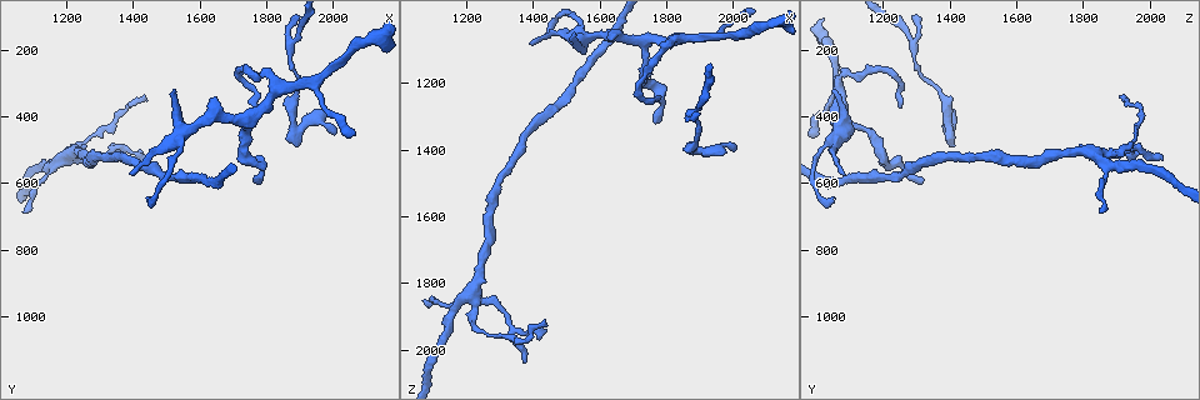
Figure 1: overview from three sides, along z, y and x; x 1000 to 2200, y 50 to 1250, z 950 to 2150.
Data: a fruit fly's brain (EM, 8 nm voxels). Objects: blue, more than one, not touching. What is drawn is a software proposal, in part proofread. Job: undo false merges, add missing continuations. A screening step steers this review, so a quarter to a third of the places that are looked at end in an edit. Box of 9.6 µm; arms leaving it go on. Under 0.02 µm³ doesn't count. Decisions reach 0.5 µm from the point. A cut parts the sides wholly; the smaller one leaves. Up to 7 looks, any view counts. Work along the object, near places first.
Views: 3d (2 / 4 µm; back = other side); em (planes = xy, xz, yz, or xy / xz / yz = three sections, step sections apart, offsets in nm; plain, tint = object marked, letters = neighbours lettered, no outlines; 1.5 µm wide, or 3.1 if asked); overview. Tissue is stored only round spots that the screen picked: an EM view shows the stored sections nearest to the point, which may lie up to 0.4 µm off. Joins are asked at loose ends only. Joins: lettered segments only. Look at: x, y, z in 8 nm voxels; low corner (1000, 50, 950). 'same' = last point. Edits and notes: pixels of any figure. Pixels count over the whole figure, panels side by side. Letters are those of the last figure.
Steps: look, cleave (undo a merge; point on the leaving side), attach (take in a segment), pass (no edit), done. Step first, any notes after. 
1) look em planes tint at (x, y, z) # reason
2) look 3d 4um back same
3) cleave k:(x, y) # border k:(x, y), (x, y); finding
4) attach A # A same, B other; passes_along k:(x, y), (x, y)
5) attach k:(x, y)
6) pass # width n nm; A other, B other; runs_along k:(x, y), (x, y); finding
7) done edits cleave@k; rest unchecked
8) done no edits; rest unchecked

look 3d 4um at (1880, 420, 1390) # abrupt turn

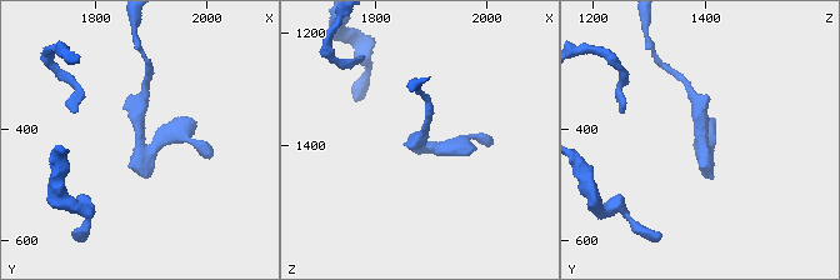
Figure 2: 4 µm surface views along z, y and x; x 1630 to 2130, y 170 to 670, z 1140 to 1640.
look em planes letters at (1885, 425, 1400)

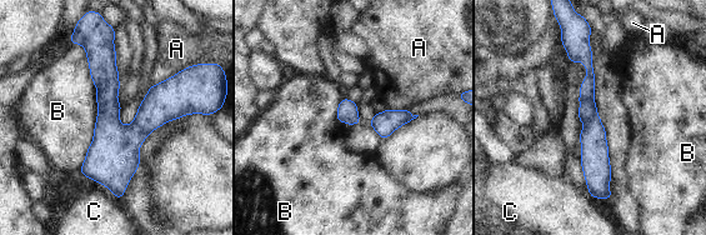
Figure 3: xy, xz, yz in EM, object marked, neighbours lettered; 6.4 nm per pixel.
pass # A other, B other, C other; border 3:(71, 43), (96, 90), (79, 170); all the same neuron

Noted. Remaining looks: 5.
look em planes tint at (1640, 340, 1060) # an open end

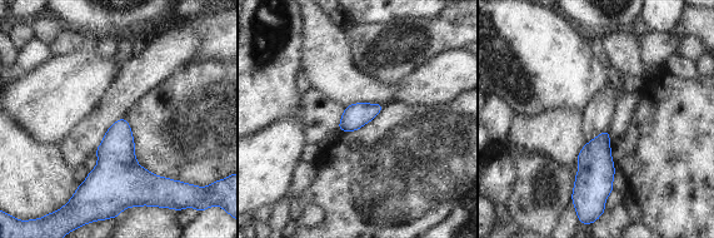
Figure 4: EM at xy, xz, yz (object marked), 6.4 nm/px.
look em planes letters same

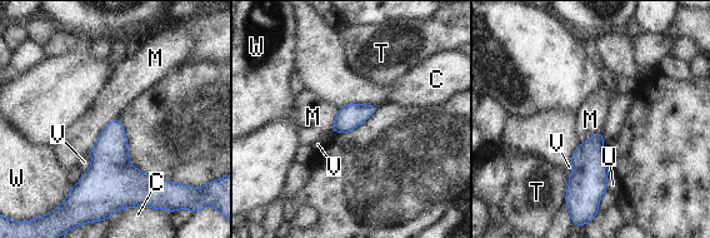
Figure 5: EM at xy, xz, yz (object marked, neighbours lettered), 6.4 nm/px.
pass # longest_contact M 280 nm; C other, M other, T other, U other, V other, W other; none of them fits

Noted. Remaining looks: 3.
look em planes tint at (1230, 500, 1930) # abrupt turn

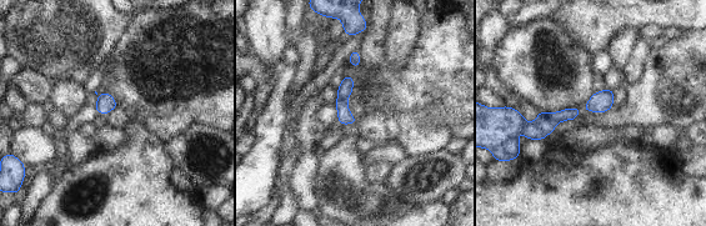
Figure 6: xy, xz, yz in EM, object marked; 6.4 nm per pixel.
look em planes letters same

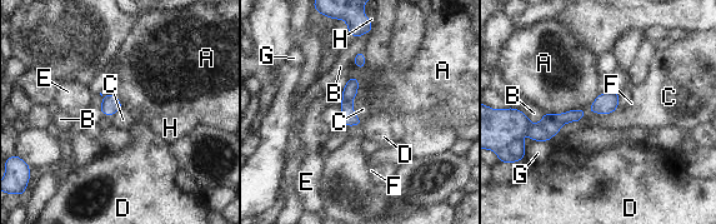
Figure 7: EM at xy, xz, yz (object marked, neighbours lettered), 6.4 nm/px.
cleave 7:(536, 133) # A other, B other, C other, D other, E other, F other, G other, H other; border 7:(537, 124), (551, 135); two neurons meet here

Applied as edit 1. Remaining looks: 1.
done edits cleave@7; rest unchecked

